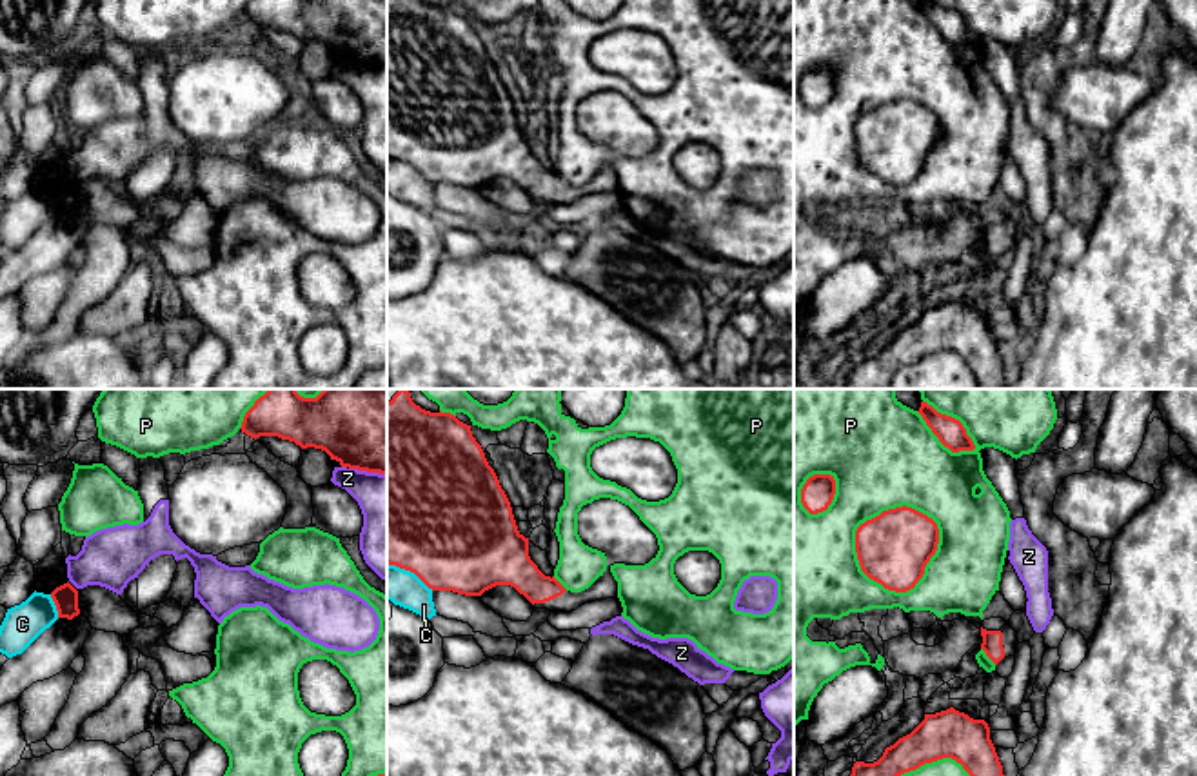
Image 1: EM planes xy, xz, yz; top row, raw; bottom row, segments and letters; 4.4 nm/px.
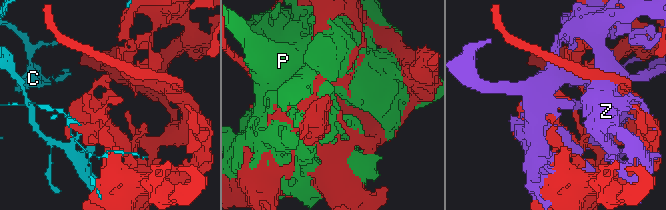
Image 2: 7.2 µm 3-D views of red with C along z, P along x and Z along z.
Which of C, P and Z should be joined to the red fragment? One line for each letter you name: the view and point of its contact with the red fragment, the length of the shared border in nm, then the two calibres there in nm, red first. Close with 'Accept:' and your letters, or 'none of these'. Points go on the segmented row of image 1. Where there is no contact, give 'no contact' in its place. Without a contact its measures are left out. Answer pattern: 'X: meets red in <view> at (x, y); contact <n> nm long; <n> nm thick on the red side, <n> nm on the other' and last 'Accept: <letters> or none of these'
Accept: none of these

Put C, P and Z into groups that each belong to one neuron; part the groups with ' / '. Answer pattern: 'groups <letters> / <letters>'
groups C / P / Z

